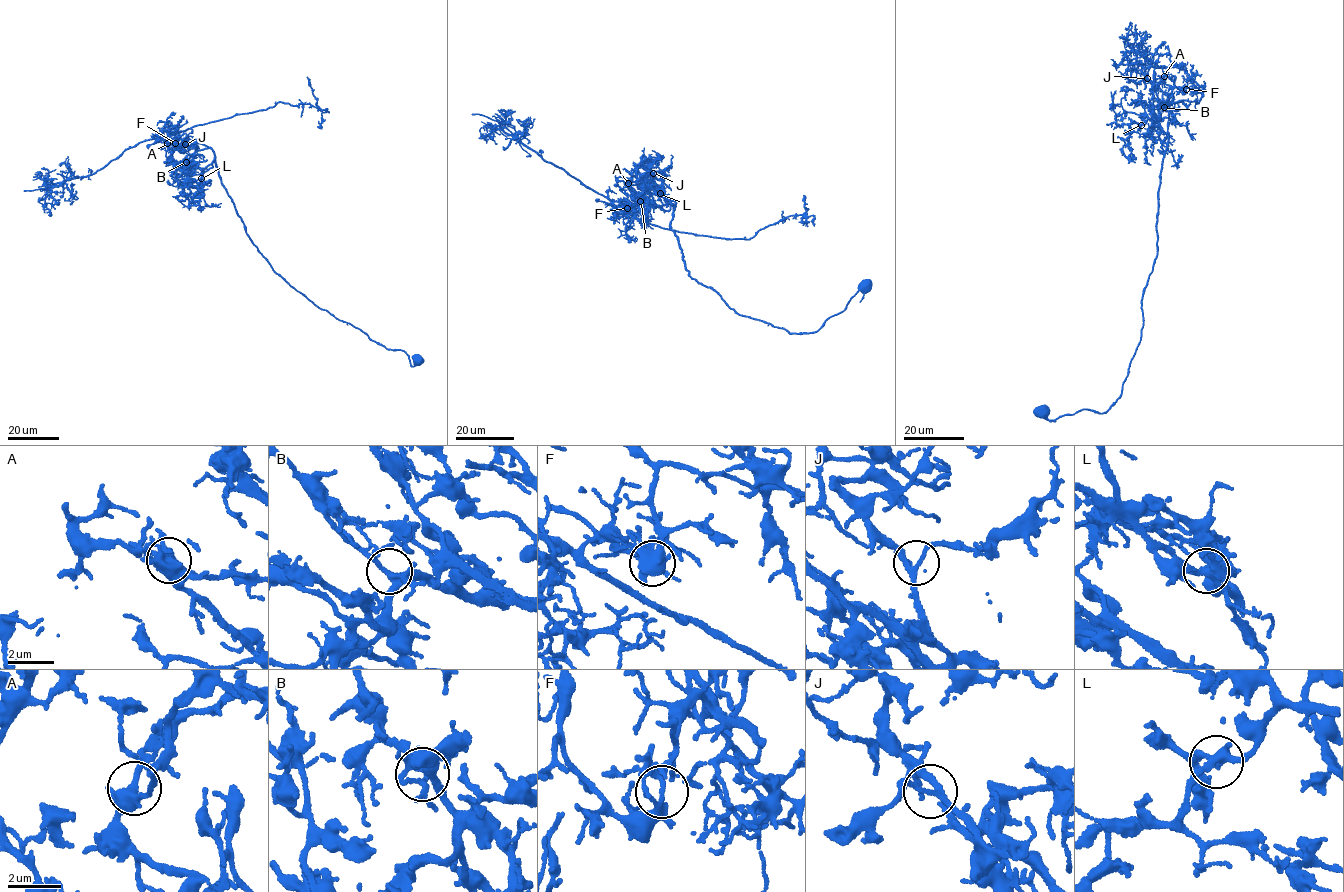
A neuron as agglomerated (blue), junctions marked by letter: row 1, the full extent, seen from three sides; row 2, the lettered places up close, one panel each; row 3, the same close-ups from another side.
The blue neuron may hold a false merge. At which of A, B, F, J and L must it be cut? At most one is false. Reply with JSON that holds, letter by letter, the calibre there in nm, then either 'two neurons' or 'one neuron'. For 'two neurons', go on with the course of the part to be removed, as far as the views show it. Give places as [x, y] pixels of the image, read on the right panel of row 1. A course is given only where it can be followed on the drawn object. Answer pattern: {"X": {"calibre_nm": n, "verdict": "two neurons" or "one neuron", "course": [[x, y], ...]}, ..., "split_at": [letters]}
{"A": {"calibre_nm": 380, "verdict": "one neuron"}, "B": {"calibre_nm": 300, "verdict": "one neuron"}, "F": {"calibre_nm": 200, "verdict": "two neurons", "course": [[1185, 89], [1191, 79], [1202, 87], [1200, 101], [1162, 101], [1153, 106], [1155, 67]]}, "J": {"calibre_nm": 190, "verdict": "one neuron"}, "L": {"calibre_nm": 320, "verdict": "one neuron"}, "split_at": ["F"]}

